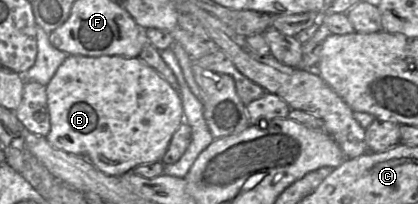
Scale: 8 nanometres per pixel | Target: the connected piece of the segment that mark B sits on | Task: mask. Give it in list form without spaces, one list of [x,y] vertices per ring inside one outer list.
[[[70,55],[46,85],[46,93],[50,114],[47,140],[57,149],[86,157],[107,175],[121,176],[140,164],[161,161],[174,132],[184,122],[178,91],[139,57]]]

